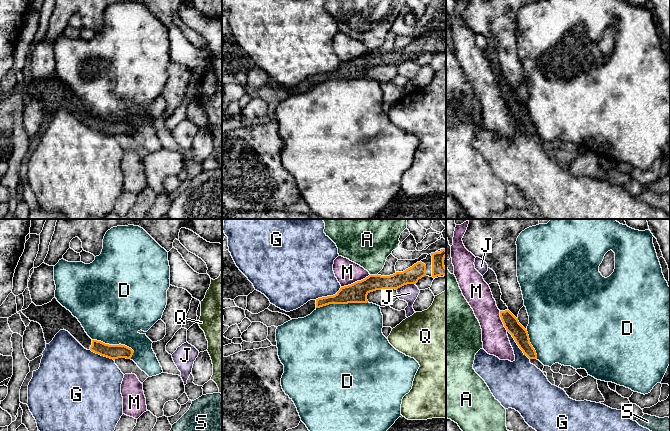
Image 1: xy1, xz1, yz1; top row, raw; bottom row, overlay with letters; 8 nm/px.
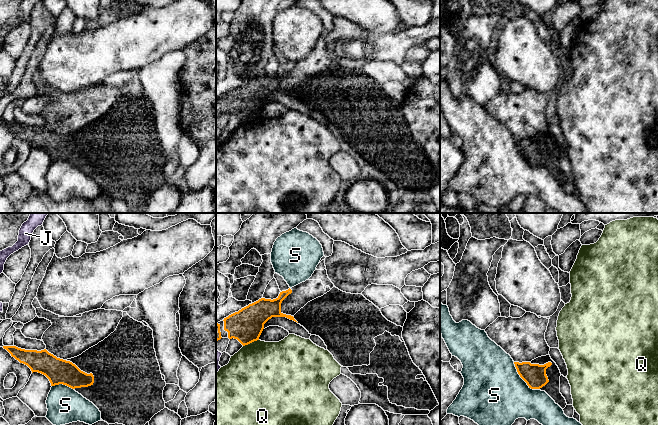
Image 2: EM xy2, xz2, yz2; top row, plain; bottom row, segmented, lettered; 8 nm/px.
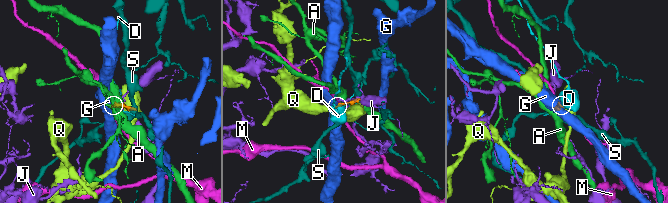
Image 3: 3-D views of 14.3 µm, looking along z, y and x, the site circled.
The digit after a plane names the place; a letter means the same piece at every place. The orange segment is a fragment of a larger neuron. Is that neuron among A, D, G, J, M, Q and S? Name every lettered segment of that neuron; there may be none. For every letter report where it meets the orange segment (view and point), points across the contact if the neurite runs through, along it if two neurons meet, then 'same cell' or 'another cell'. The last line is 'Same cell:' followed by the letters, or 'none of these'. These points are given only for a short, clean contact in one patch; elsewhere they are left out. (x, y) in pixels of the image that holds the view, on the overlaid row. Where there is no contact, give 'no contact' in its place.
A: meets orange in xz1 at (373, 275); border along xz1 (377, 273), (370, 275); another cell
D: meets orange in xz1 at (341, 303); another cell
G: meets orange in yz1 at (517, 344); another cell
J: meets orange in xz1 at (405, 284); border along xz1 (414, 283), (408, 283), (396, 289); another cell
M: meets orange in xz1 at (355, 282); another cell
Q: meets orange in xz2 at (250, 342); border along xz2 (258, 339), (243, 346); another cell
S: meets orange in yz2 at (520, 376); border along yz2 (513, 362), (519, 376), (532, 389); another cell
Same cell: none of these

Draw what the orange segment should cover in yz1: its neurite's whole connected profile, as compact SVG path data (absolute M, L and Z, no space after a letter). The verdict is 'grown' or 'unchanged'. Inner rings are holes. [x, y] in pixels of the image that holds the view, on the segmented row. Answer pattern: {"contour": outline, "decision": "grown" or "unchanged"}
{"contour": "M488 268L488 271L483 275L483 279L491 289L496 305L500 310L501 320L507 332L512 335L524 355L529 359L537 359L536 351L530 343L527 330L519 323L518 318L508 310L506 304L501 300L502 293L495 272Z", "decision": "grown"}

